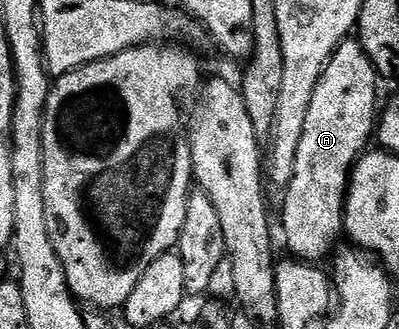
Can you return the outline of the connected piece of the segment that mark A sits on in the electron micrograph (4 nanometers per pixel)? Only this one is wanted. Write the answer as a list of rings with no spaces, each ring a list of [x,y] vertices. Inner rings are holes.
[[[349,38],[336,47],[318,78],[318,86],[314,86],[310,110],[306,113],[306,126],[302,126],[302,142],[298,142],[298,154],[294,158],[294,174],[282,192],[284,209],[280,212],[280,224],[284,227],[284,240],[292,251],[289,253],[295,259],[320,262],[328,251],[333,251],[332,243],[344,232],[343,204],[348,191],[348,178],[352,175],[352,165],[369,147],[368,139],[371,136],[373,139],[374,129],[378,124],[376,80],[378,81],[376,67],[372,65],[370,58],[366,58],[359,39]]]

